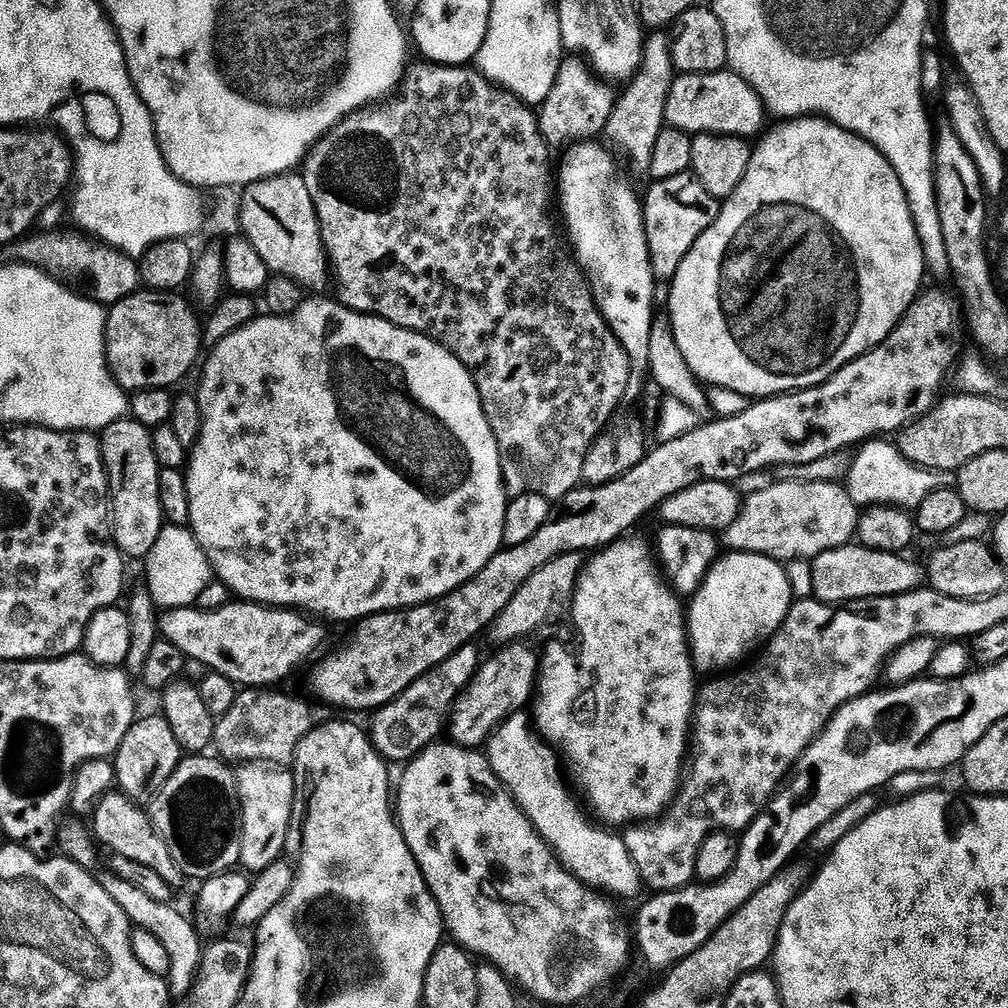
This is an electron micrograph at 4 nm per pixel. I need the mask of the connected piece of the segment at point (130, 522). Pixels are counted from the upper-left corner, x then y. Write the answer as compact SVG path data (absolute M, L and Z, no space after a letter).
M133 418L116 420L99 433L100 453L108 475L110 539L125 557L145 558L166 527L158 490L161 466L154 454L150 428Z

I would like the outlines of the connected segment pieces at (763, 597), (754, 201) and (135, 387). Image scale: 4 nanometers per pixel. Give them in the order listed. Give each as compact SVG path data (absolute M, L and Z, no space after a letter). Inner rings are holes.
M733 551L716 560L690 602L686 627L693 669L700 674L720 674L735 669L743 656L772 639L784 625L794 597L783 563L757 553ZM727 648L728 656L724 656Z
M806 116L777 124L780 125L759 141L760 145L757 143L753 147L750 166L738 190L734 190L734 194L720 204L720 213L710 230L706 230L698 242L694 242L694 246L682 258L682 266L678 266L678 270L670 277L671 292L666 303L672 334L690 372L705 385L724 387L749 398L782 396L785 392L799 392L801 388L813 388L826 383L839 368L858 359L863 352L877 348L896 329L908 305L920 295L920 283L926 277L924 251L918 242L908 195L904 193L902 182L894 174L890 162L884 160L880 151L861 136L823 118Z
M141 290L117 304L111 305L106 316L104 330L104 350L108 357L108 369L112 378L124 389L125 393L135 394L155 389L164 376L165 385L176 384L201 359L202 324L196 321L192 308L180 297L168 290Z

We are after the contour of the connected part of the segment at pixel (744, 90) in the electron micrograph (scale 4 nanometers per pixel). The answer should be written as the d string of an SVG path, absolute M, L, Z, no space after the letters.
M725 70L710 74L686 72L677 75L666 98L664 118L667 127L687 134L709 132L711 136L753 138L765 131L764 116L766 109L755 90L735 72Z

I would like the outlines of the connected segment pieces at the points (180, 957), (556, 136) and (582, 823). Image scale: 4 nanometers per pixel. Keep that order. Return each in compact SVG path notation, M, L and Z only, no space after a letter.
M113 874L106 876L102 880L106 894L110 894L110 898L114 898L114 902L118 902L118 906L122 906L122 910L128 915L129 921L137 929L148 931L166 948L166 954L169 955L169 968L166 971L169 989L173 993L191 993L196 981L202 953L202 943L200 944L199 936L192 929L191 922L178 909L172 908L171 903L155 901L144 890L140 890L118 876Z
M565 57L555 76L554 86L537 113L539 129L549 147L564 148L599 137L605 131L617 102L616 92L611 88L613 87L609 83L598 79L593 74L589 65L581 57Z
M521 710L513 716L507 716L495 728L486 741L486 755L488 765L492 767L504 789L511 794L529 822L536 827L538 835L552 847L557 860L564 865L565 872L572 873L589 888L603 890L608 894L641 889L642 884L624 845L623 835L615 836L612 833L615 831L588 821L589 813L578 799L577 793L570 787L557 753L536 731L527 711Z

